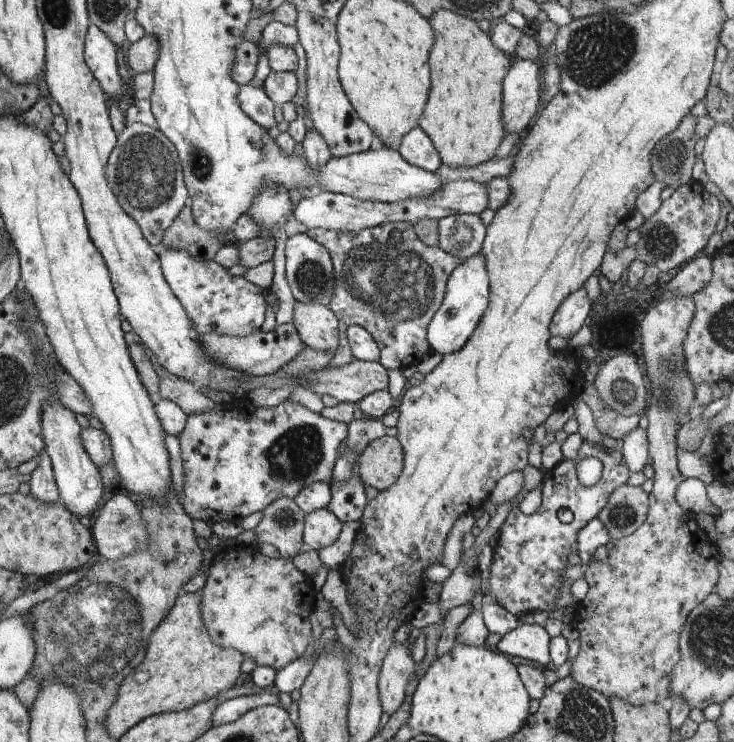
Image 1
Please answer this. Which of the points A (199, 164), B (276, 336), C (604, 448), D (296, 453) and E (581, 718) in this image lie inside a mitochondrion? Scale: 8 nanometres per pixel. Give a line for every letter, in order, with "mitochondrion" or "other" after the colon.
A: mitochondrion
B: other
C: other
D: mitochondrion
E: mitochondrion

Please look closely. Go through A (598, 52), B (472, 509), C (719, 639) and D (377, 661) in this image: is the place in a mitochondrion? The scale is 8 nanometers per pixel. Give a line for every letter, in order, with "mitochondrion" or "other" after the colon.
A: mitochondrion
B: other
C: mitochondrion
D: other

